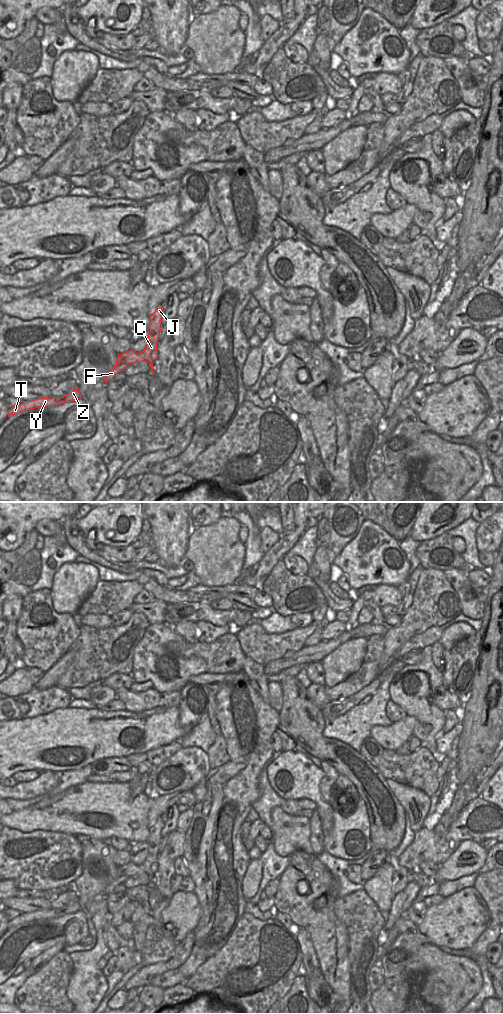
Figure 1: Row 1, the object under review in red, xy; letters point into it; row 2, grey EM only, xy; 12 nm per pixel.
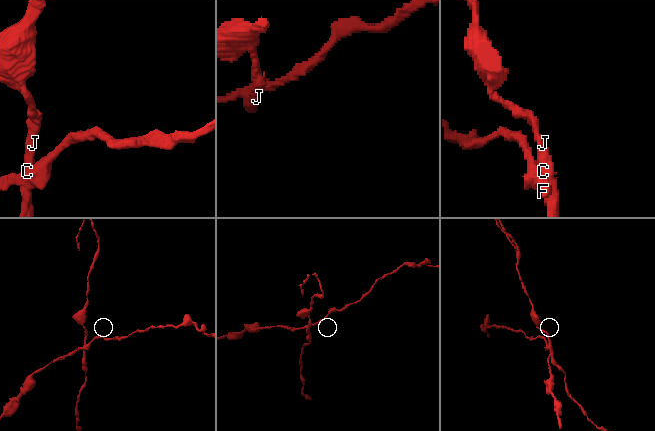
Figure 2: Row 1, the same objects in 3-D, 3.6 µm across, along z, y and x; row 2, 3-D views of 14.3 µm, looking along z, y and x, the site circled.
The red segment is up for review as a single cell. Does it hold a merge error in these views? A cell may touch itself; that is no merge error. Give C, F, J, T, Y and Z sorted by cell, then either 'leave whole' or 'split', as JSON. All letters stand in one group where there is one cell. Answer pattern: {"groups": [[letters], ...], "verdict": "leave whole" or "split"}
{"groups": [["C", "J"], ["F", "T", "Y", "Z"]], "verdict": "split"}

